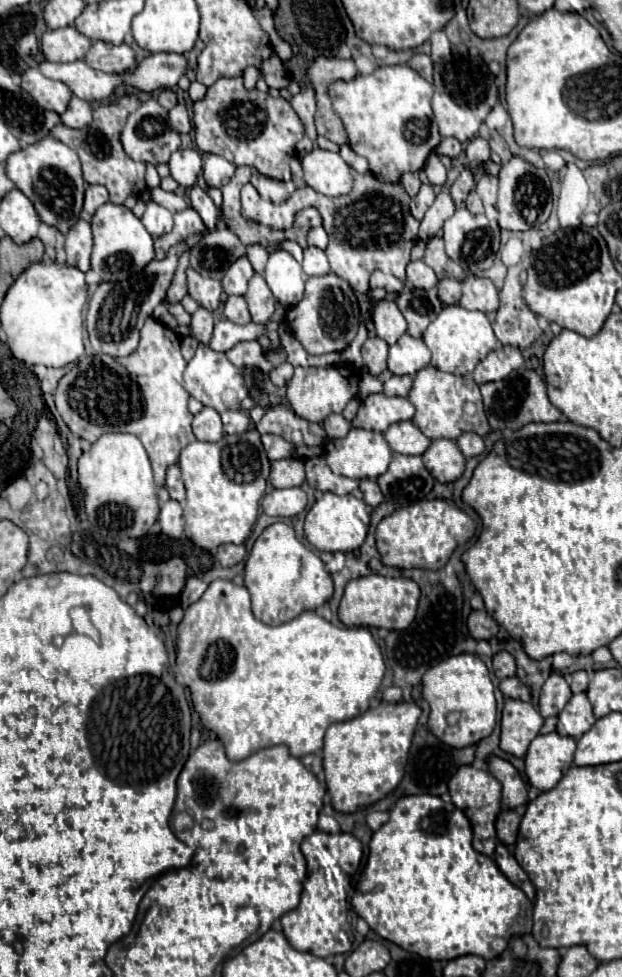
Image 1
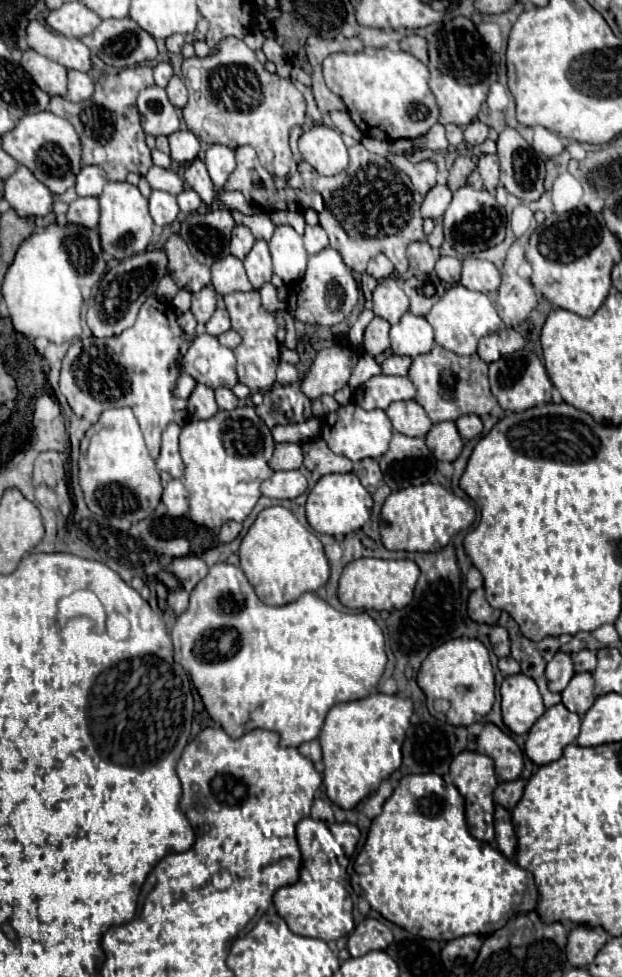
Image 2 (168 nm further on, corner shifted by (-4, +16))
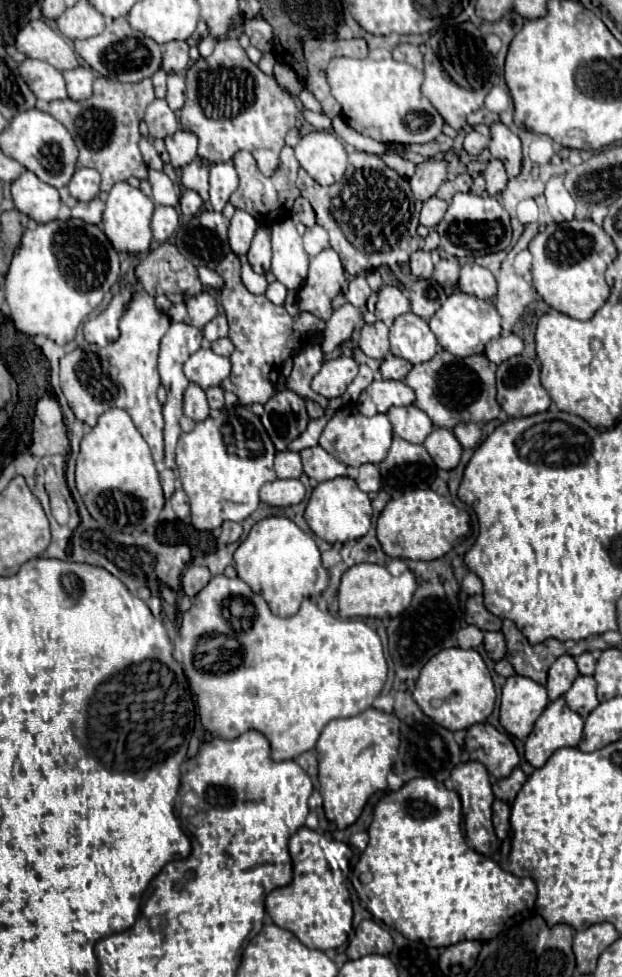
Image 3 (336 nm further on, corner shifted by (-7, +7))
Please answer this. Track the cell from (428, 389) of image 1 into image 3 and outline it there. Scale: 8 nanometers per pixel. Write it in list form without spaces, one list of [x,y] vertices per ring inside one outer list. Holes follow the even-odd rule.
[[[440,347],[430,361],[414,365],[404,383],[416,393],[414,405],[422,409],[436,427],[452,429],[454,425],[464,421],[486,423],[498,417],[500,405],[496,401],[494,373],[496,365],[492,365],[492,361],[484,357],[484,353],[472,357],[454,357]]]

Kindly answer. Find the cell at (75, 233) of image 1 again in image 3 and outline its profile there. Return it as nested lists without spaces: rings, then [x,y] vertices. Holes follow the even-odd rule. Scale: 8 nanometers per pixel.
[[[94,197],[88,203],[76,203],[72,207],[72,217],[78,217],[92,225],[98,225],[102,221],[102,213],[104,213],[104,203],[98,197]]]

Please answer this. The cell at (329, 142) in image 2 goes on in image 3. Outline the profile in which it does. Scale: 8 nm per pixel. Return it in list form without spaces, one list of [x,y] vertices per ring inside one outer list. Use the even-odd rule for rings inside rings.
[[[312,131],[294,147],[298,163],[320,185],[332,185],[344,177],[346,149],[332,131]]]

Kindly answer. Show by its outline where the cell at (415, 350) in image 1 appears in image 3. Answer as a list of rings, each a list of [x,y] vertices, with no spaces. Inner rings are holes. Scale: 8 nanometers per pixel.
[[[404,313],[390,327],[390,347],[396,357],[416,365],[430,361],[438,349],[438,343],[424,319],[414,313]]]

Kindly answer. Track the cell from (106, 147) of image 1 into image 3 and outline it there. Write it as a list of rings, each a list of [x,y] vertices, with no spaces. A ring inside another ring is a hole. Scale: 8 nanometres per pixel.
[[[98,77],[94,81],[94,93],[88,101],[50,101],[46,111],[56,117],[72,135],[80,151],[76,165],[98,169],[102,177],[100,191],[108,193],[118,181],[128,181],[130,177],[148,177],[148,167],[138,149],[138,125],[144,117],[148,103],[152,103],[154,99],[156,97],[150,79],[144,79],[140,83],[120,83],[116,79]]]

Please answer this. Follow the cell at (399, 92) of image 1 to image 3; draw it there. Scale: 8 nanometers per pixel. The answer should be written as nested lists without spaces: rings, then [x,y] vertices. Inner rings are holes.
[[[334,57],[326,69],[328,75],[328,85],[332,89],[332,95],[336,101],[342,105],[342,119],[360,135],[372,137],[382,143],[400,143],[400,145],[410,145],[410,143],[428,143],[434,137],[442,133],[444,119],[440,113],[434,109],[434,105],[420,93],[420,85],[424,79],[424,73],[414,69],[408,63],[400,63],[390,59],[382,61],[372,61],[372,59],[350,59],[350,57]]]

